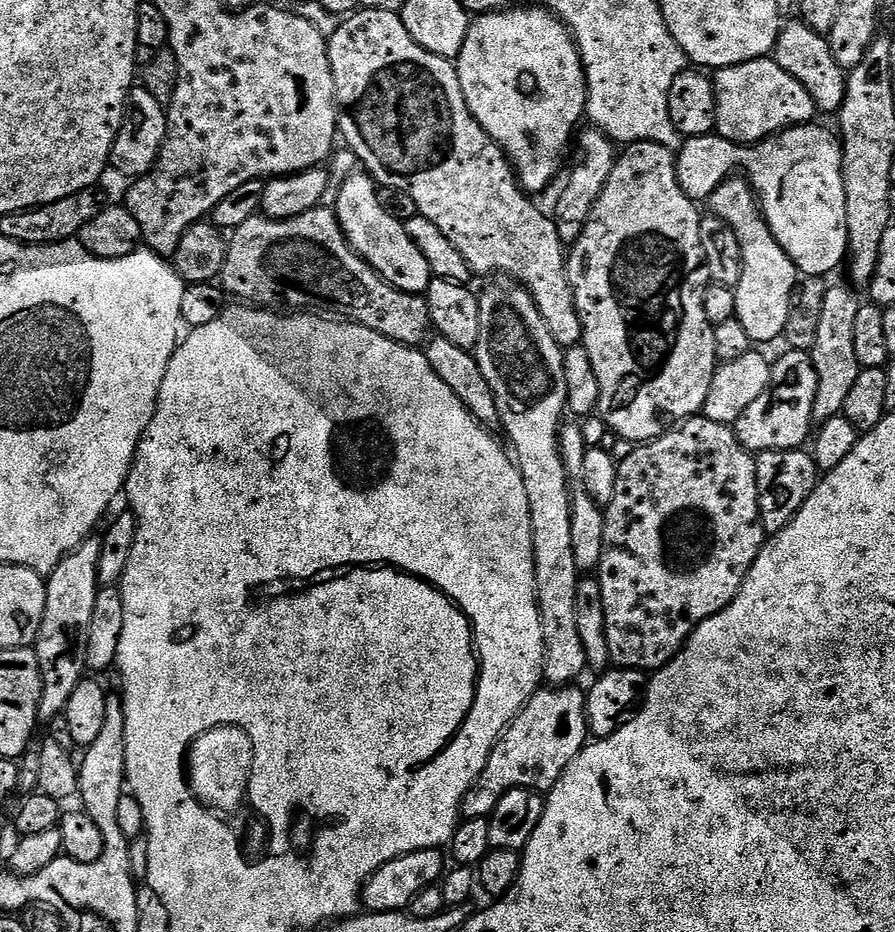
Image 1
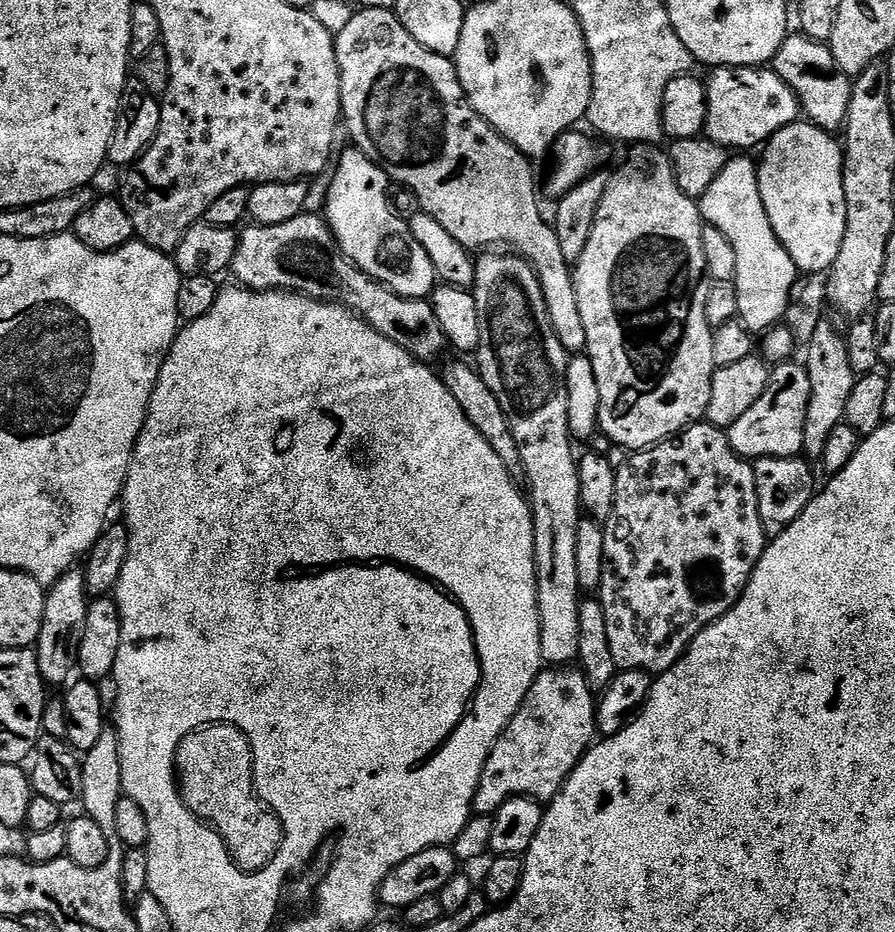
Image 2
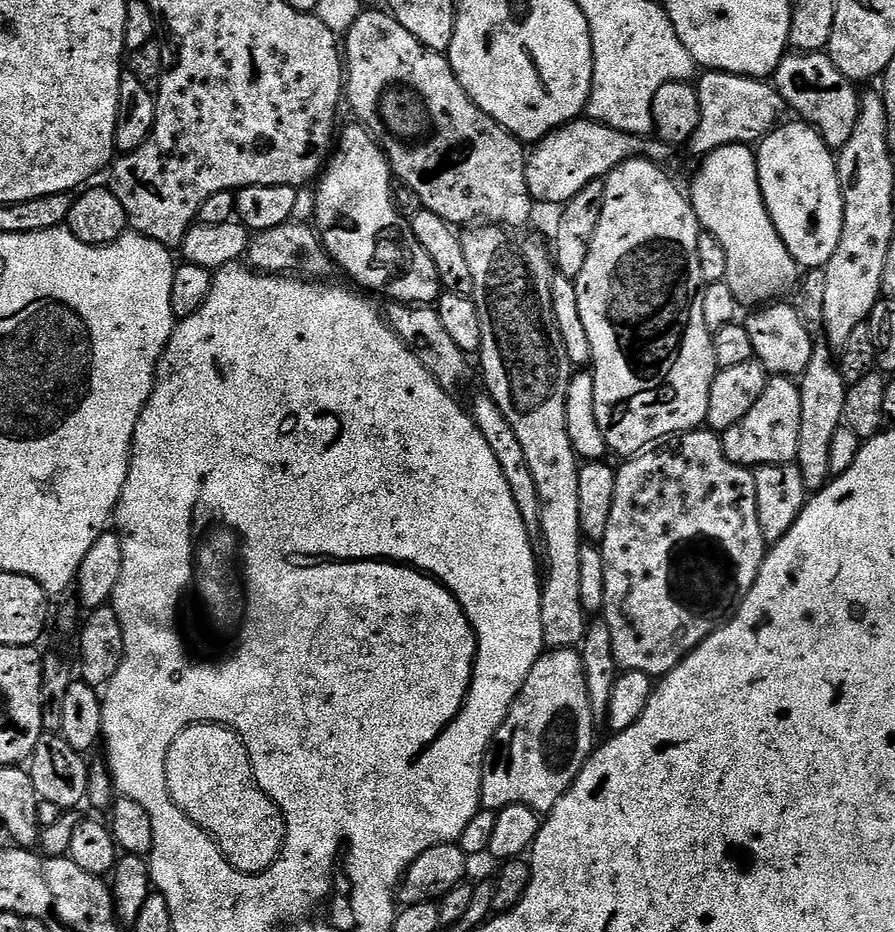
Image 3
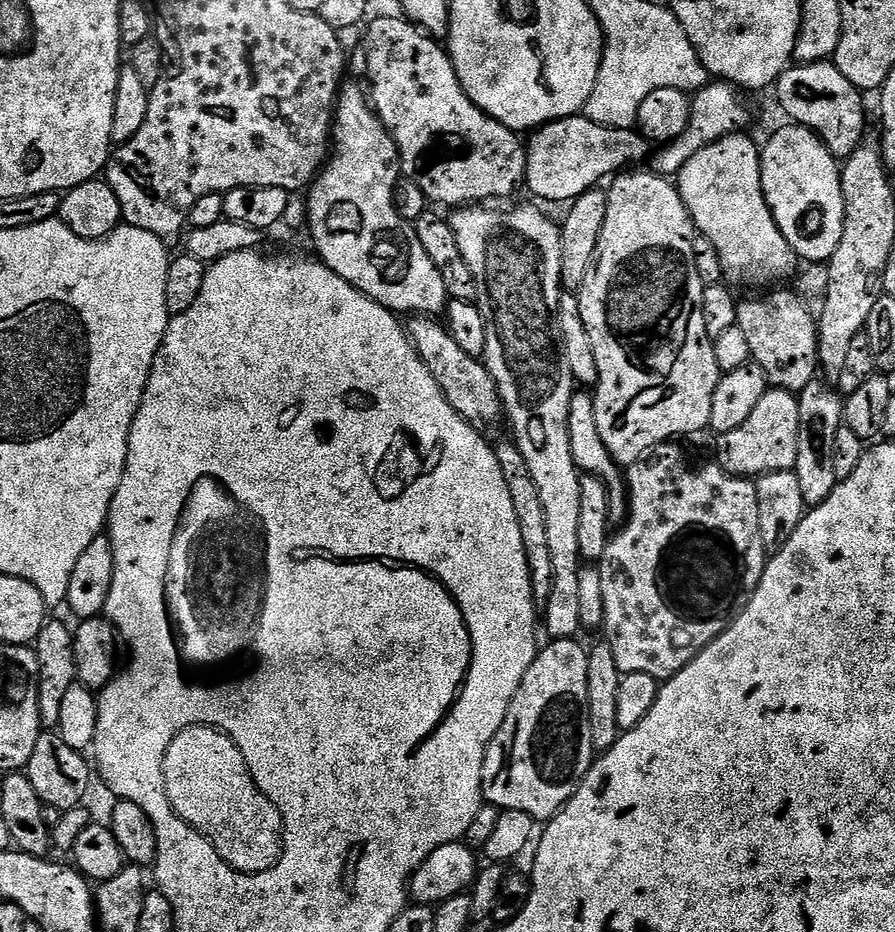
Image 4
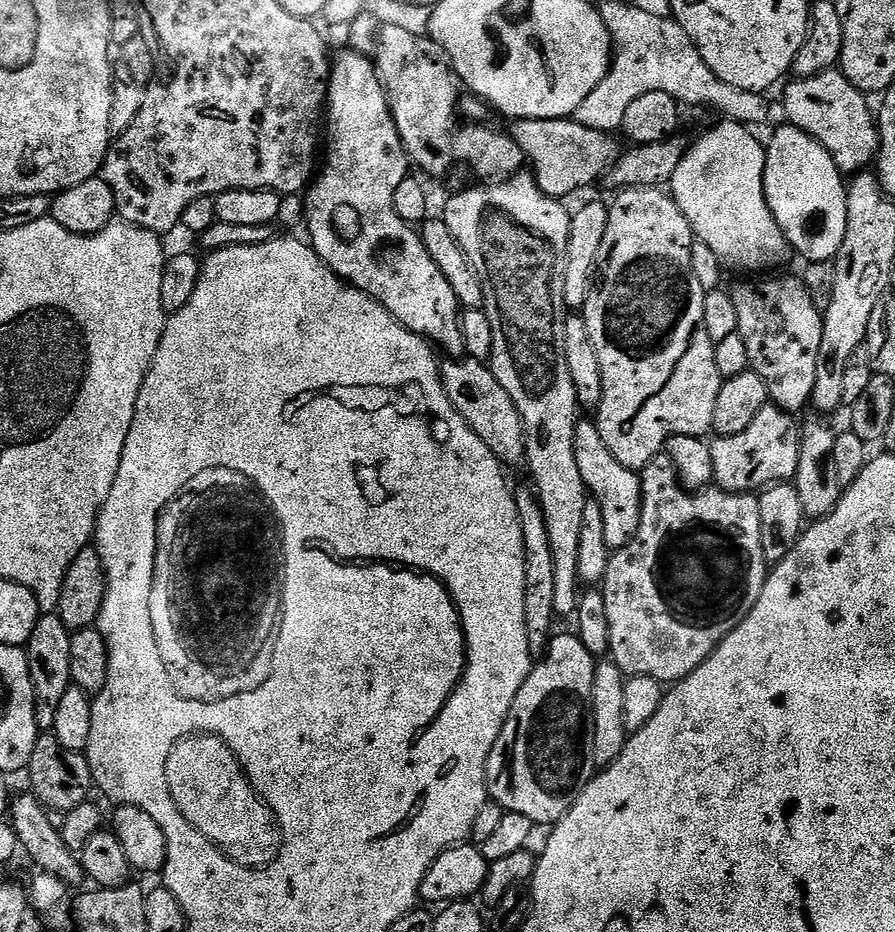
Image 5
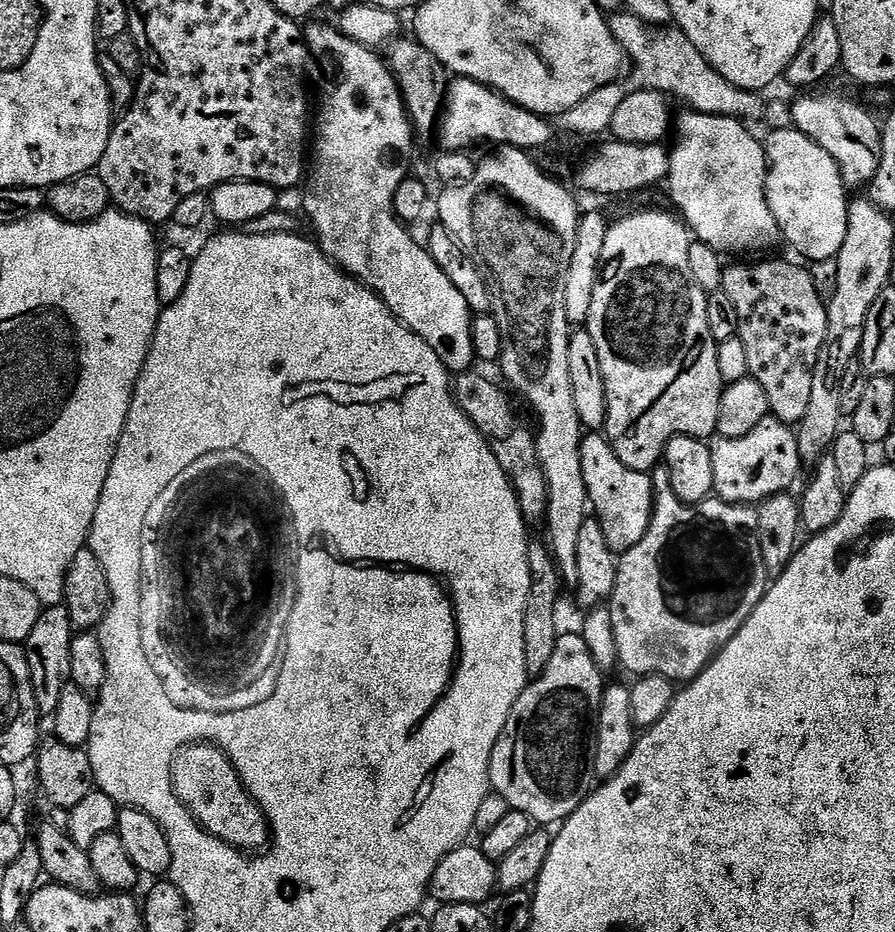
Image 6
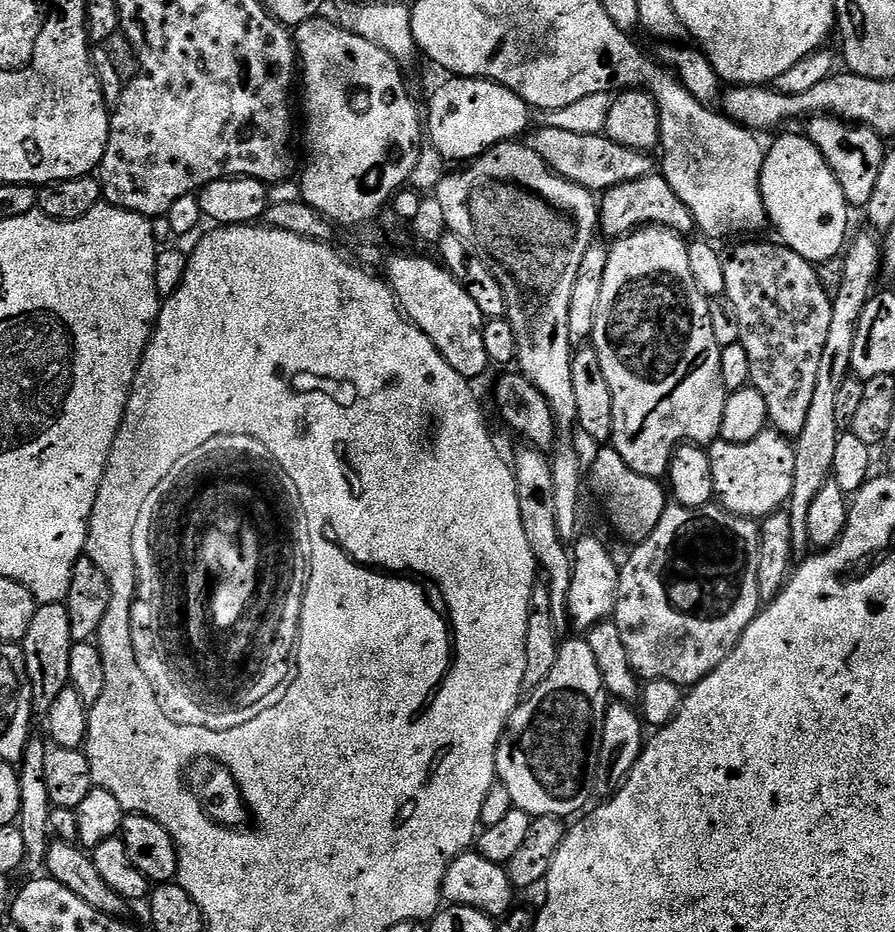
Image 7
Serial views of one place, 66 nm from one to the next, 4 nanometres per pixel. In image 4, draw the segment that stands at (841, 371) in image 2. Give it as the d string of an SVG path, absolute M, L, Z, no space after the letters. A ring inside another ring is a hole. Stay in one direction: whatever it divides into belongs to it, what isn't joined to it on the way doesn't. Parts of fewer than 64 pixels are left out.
M817 378L810 382L798 393L798 458L795 471L798 474L798 483L802 489L802 498L808 508L817 508L830 494L834 494L837 478L834 474L834 441L838 430L844 427L844 400L841 393L833 385Z

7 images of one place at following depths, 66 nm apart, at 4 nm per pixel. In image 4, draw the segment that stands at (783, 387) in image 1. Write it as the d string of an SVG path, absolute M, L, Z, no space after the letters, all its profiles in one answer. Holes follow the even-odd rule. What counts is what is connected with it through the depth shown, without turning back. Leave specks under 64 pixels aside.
M769 387L750 418L738 430L715 437L718 462L732 476L759 478L771 472L791 472L798 458L798 396L781 388Z

